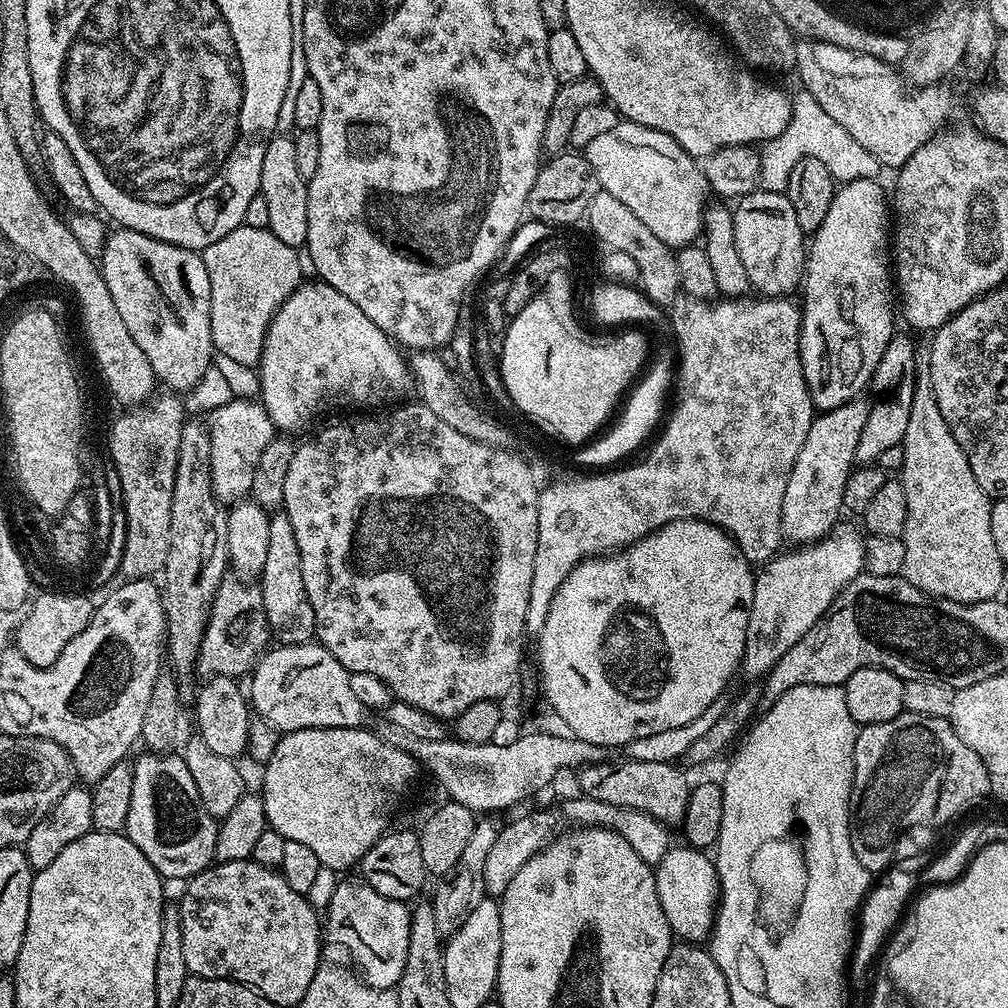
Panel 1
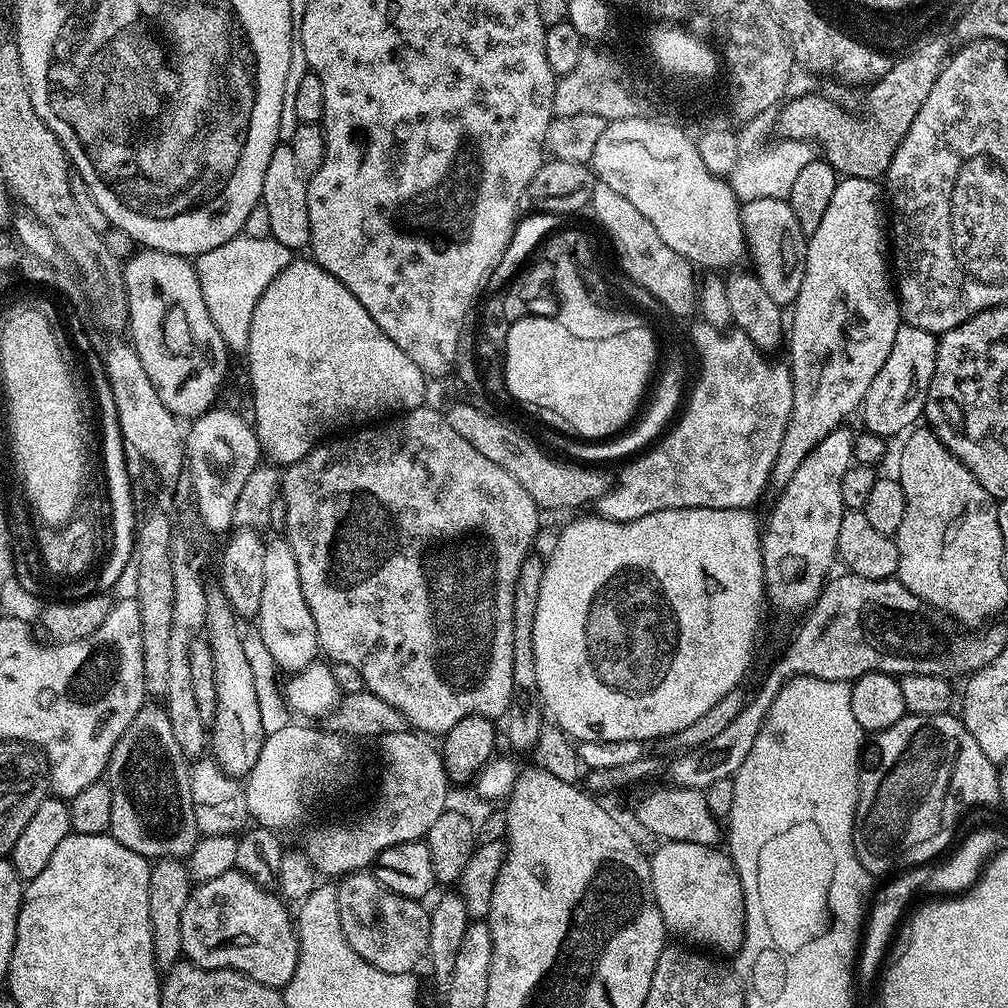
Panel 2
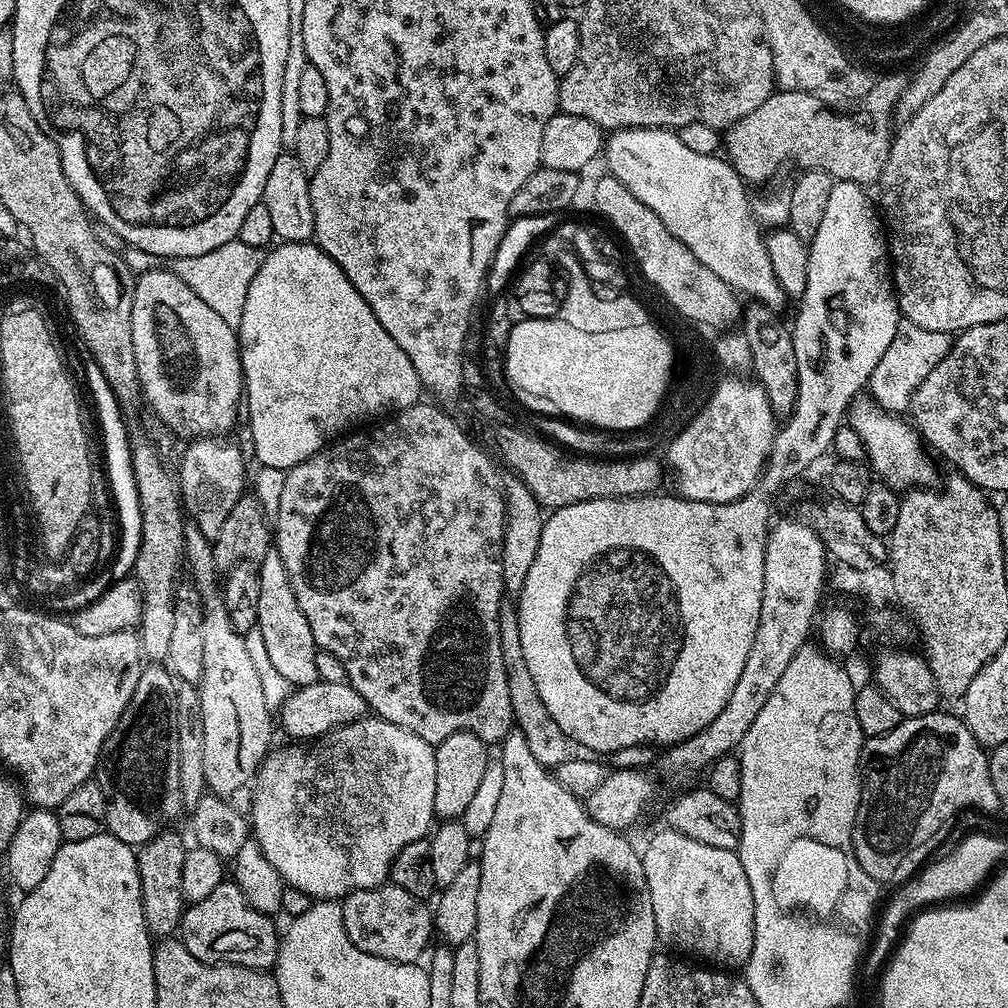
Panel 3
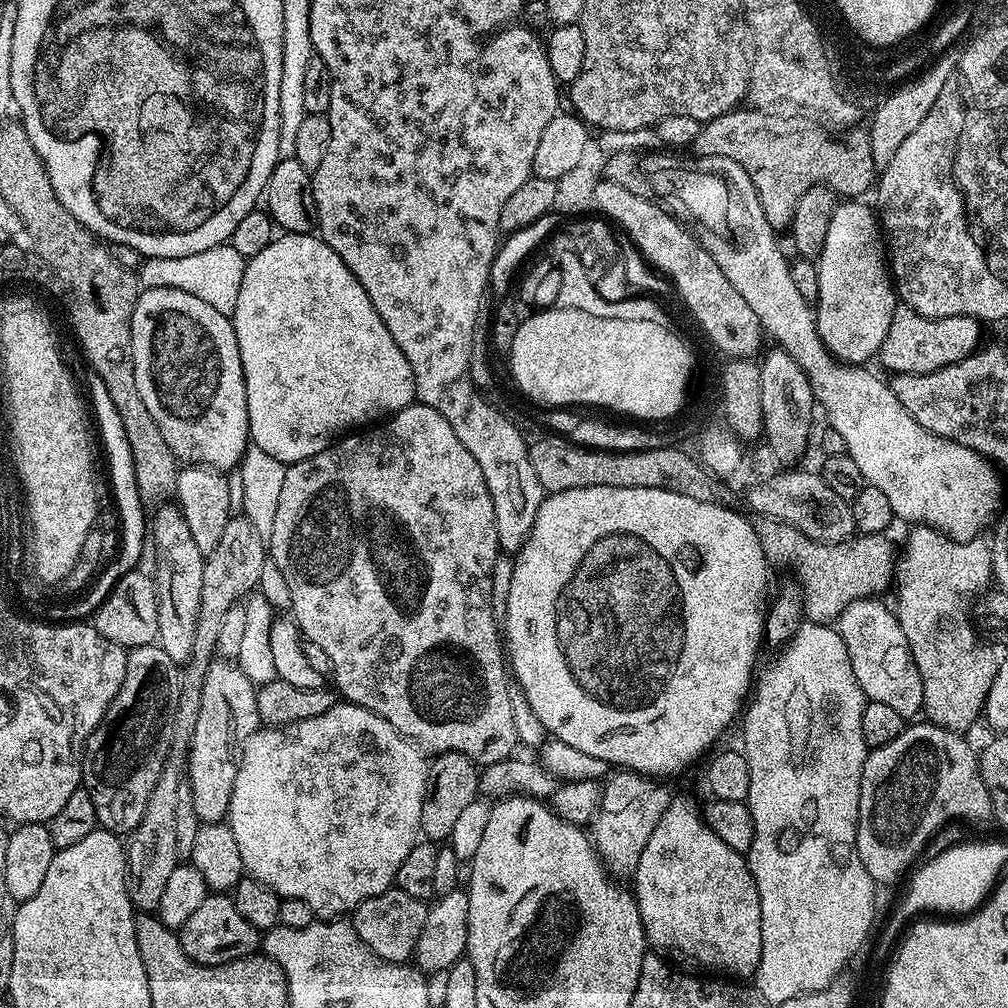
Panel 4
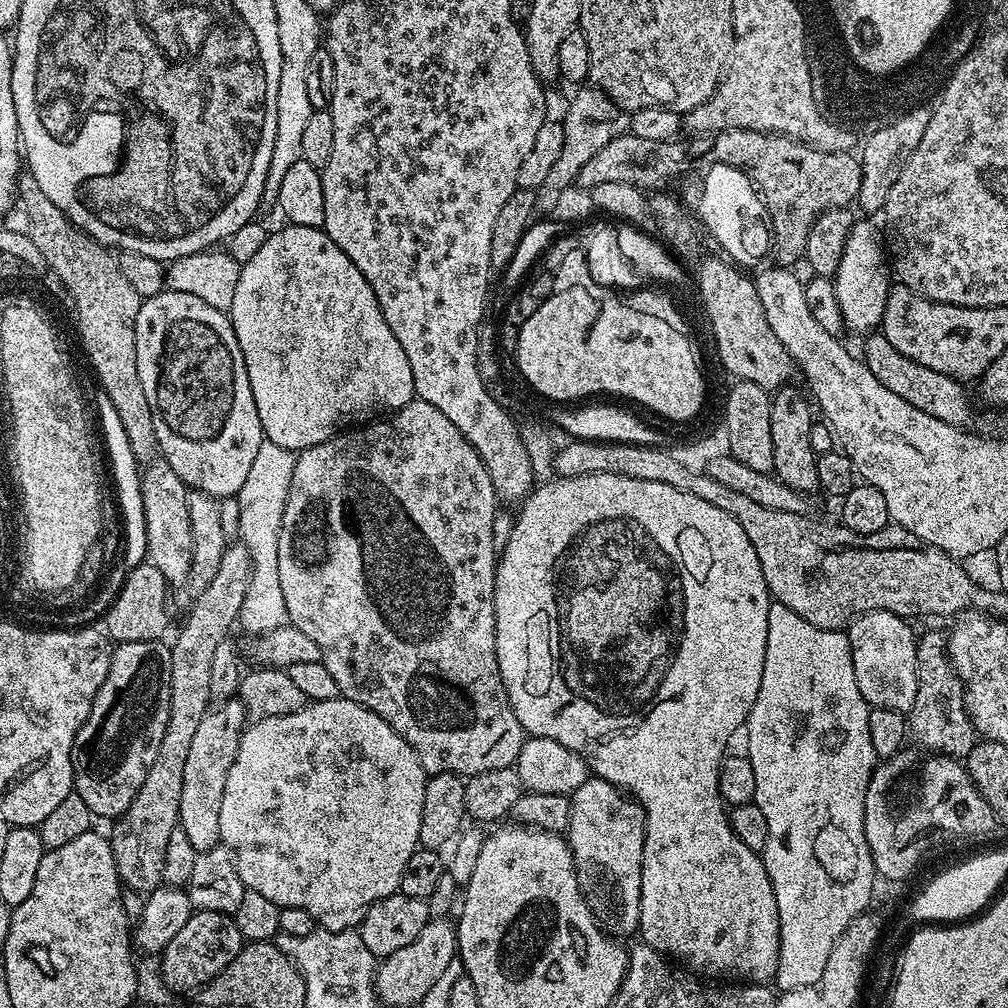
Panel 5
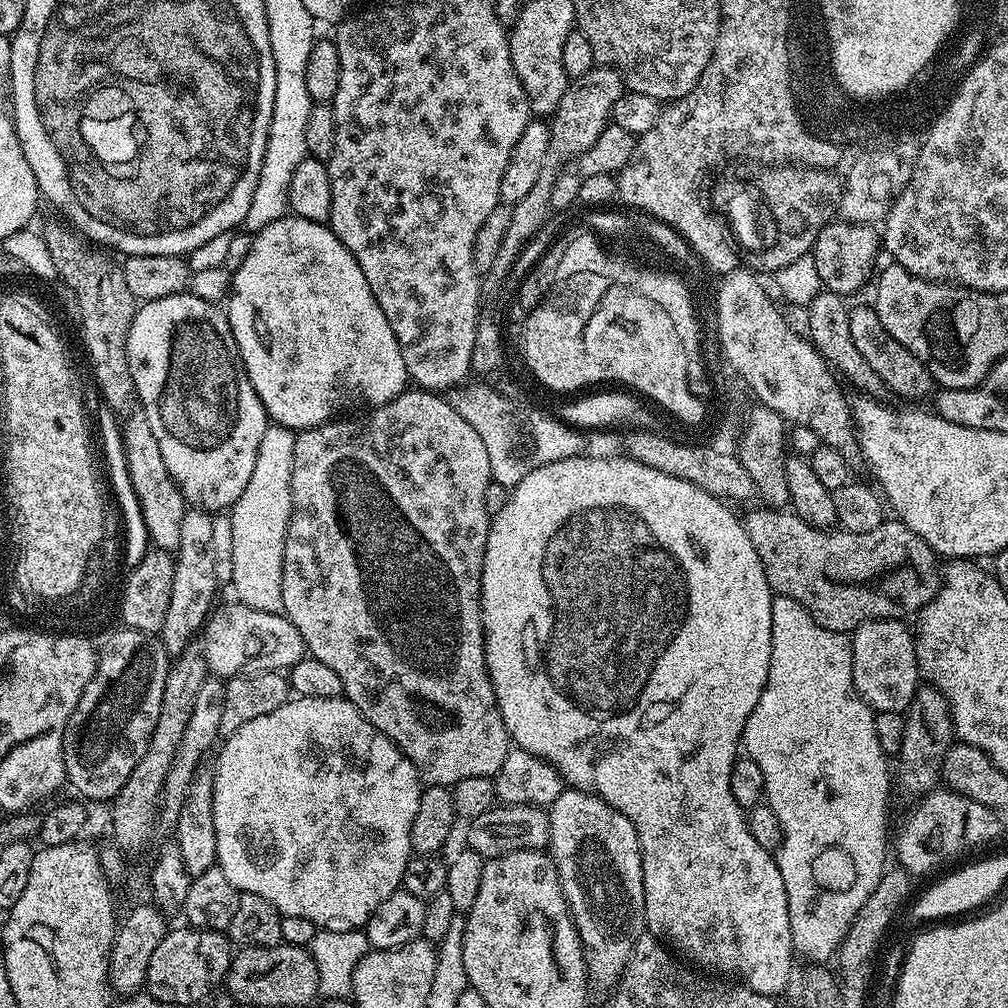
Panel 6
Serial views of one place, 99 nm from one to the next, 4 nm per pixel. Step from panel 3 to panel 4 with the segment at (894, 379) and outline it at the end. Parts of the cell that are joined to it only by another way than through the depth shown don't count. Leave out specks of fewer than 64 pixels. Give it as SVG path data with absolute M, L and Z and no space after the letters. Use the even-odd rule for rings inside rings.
M898 306L890 318L890 330L882 342L878 353L889 373L905 372L906 374L926 374L942 366L958 363L962 358L972 355L981 347L981 321L969 316L958 318L926 318L913 308Z

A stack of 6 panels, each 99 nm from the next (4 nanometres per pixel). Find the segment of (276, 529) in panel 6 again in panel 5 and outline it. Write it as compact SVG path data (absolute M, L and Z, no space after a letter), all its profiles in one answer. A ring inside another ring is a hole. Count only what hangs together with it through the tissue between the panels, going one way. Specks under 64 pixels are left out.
M264 439L250 465L246 482L242 482L242 490L235 495L241 514L238 540L246 546L246 550L250 550L252 563L250 586L246 586L246 598L242 598L238 624L253 632L256 638L288 624L286 598L282 598L282 586L278 579L278 534L282 514L286 510L286 494L290 494L290 478L294 474L296 458L297 453L286 450L286 446Z

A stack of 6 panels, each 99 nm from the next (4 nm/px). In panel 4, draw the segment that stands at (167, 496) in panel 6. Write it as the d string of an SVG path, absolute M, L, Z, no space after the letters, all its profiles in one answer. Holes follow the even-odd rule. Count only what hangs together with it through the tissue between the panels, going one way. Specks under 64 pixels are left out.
M169 502L155 509L150 520L150 544L156 547L156 572L154 579L158 585L158 643L162 650L177 666L183 666L194 654L194 636L198 630L198 606L202 603L202 570L206 557L198 545L194 543L194 537L190 535L190 526L186 526L186 518L180 513L175 503Z

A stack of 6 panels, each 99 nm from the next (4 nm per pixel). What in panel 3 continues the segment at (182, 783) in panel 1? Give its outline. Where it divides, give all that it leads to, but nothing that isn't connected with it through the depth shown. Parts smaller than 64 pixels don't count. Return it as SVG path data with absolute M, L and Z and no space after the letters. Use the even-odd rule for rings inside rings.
M149 663L141 671L134 698L106 738L94 773L106 798L107 831L133 846L150 843L186 812L178 786L176 686L177 681L163 663Z

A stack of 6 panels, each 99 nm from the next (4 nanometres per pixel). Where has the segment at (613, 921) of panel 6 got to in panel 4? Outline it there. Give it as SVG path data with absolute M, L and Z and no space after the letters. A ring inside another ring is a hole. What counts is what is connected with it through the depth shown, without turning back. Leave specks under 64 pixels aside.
M616 770L603 781L602 807L592 817L590 825L590 839L596 845L600 859L603 860L605 868L613 877L631 877L638 866L638 858L642 858L642 850L646 850L646 842L650 842L650 834L654 834L654 826L664 816L665 810L672 804L674 796L663 788L659 779L651 776L643 776L640 772L629 772L627 770Z

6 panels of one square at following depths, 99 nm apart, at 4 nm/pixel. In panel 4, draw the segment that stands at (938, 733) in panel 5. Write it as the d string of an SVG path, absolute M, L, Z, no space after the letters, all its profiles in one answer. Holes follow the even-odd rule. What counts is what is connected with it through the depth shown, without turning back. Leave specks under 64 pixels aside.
M916 526L911 531L904 544L904 553L901 556L899 553L894 564L894 588L897 588L894 611L902 626L902 634L906 634L914 666L918 666L918 674L922 678L923 715L931 723L946 730L964 734L976 719L981 719L988 691L1001 662L1001 657L996 656L995 650L980 641L970 611L974 604L972 592L983 594L989 591L993 583L992 545L984 538L958 542L944 532L927 526Z

